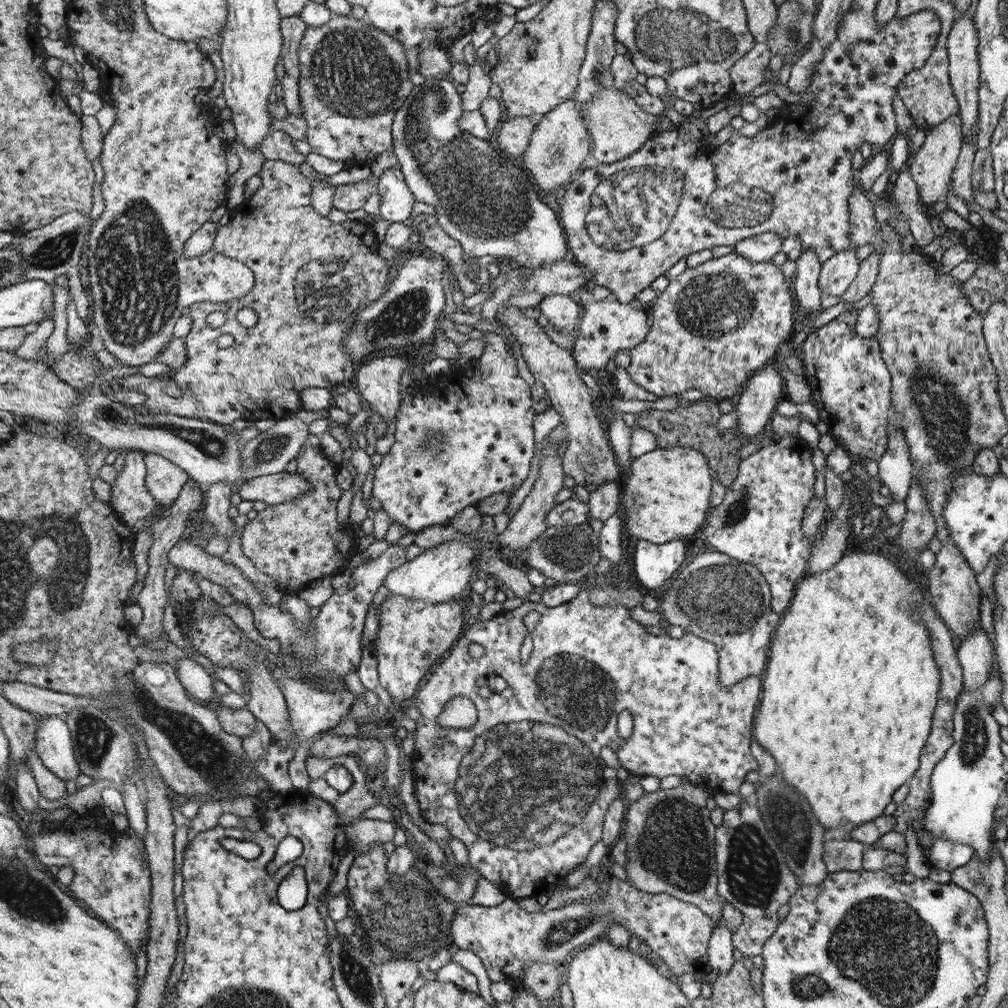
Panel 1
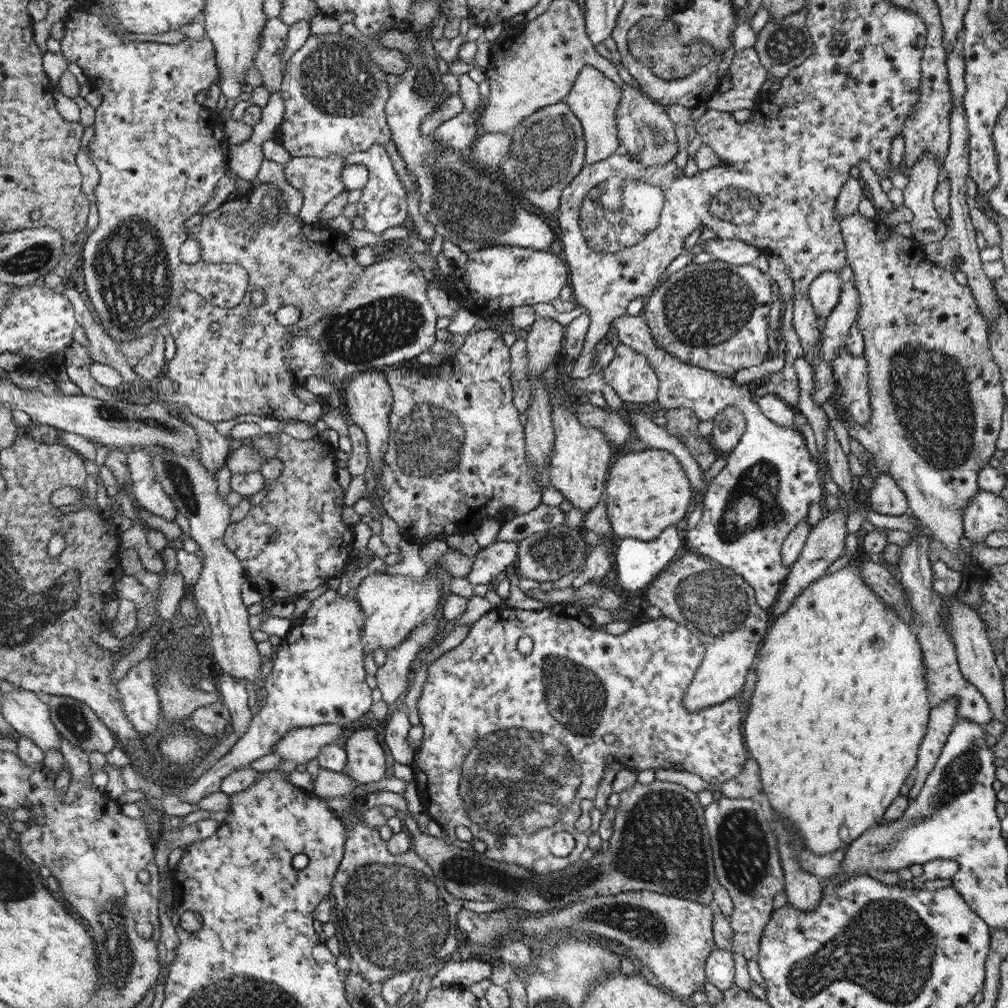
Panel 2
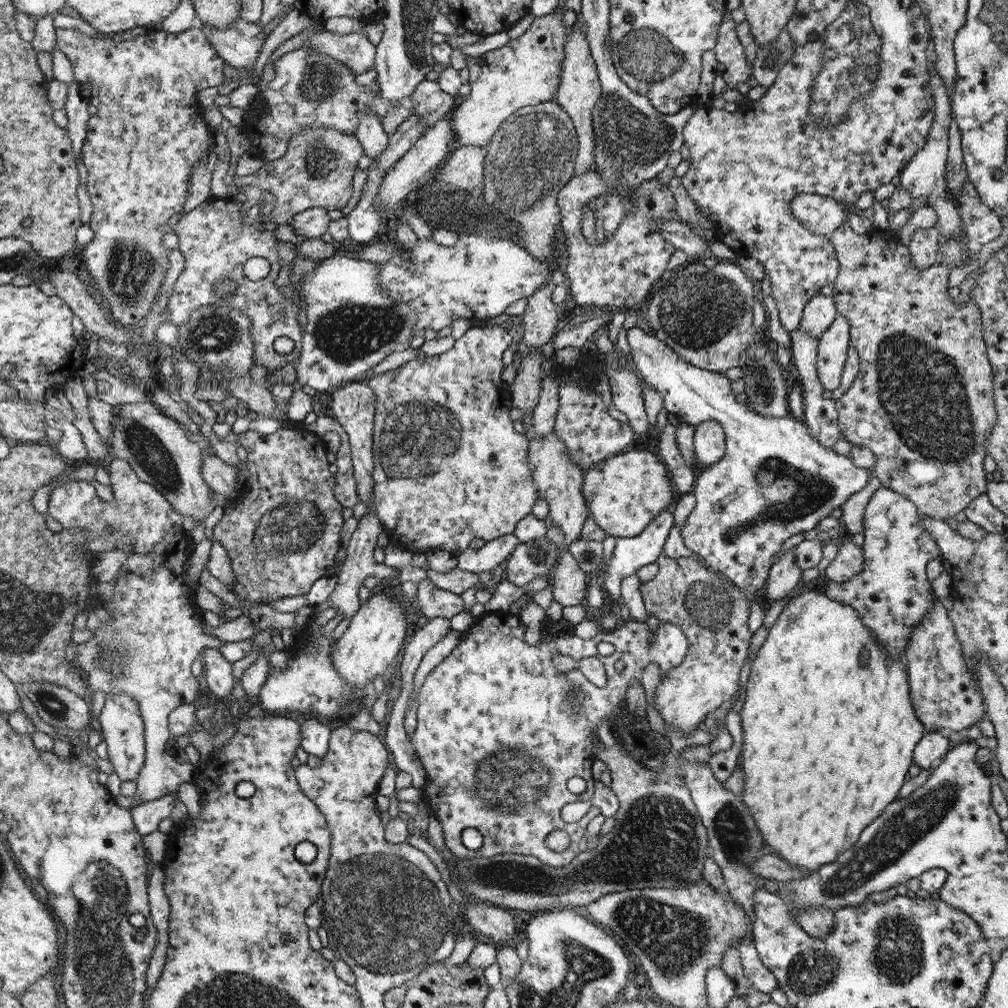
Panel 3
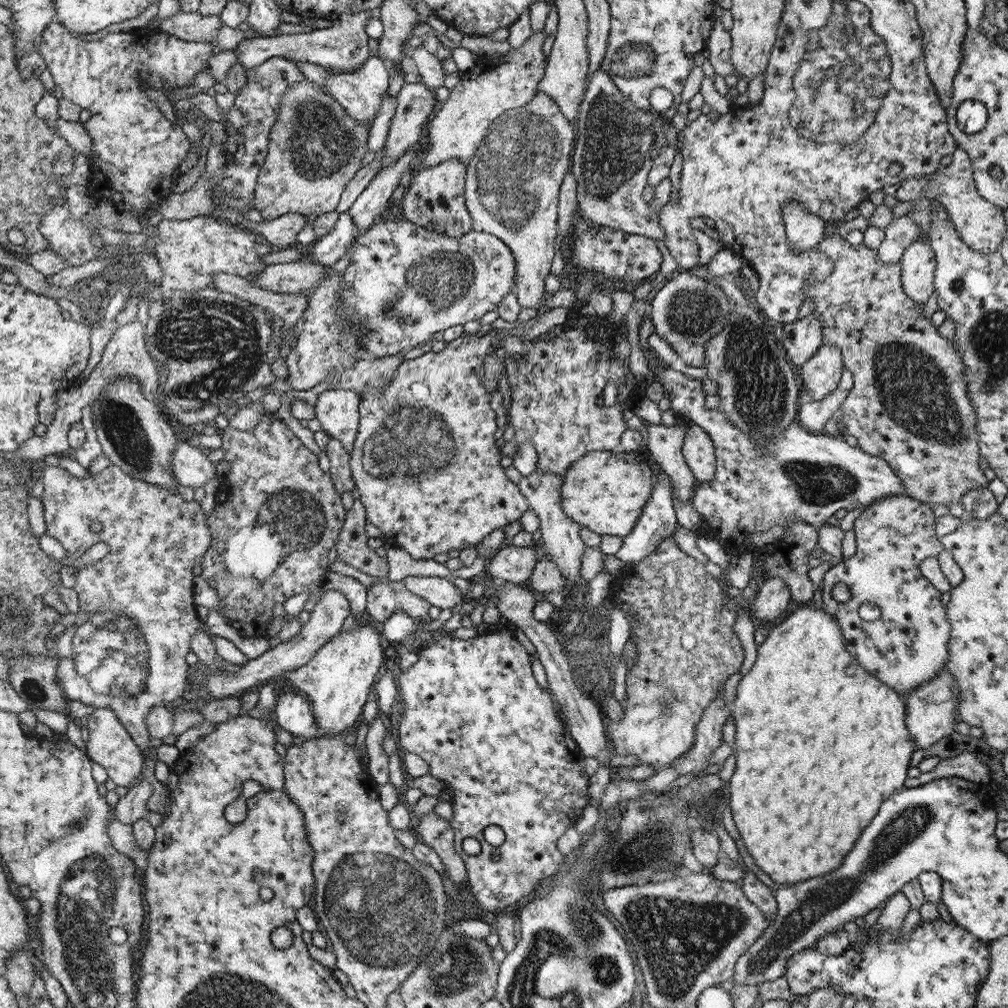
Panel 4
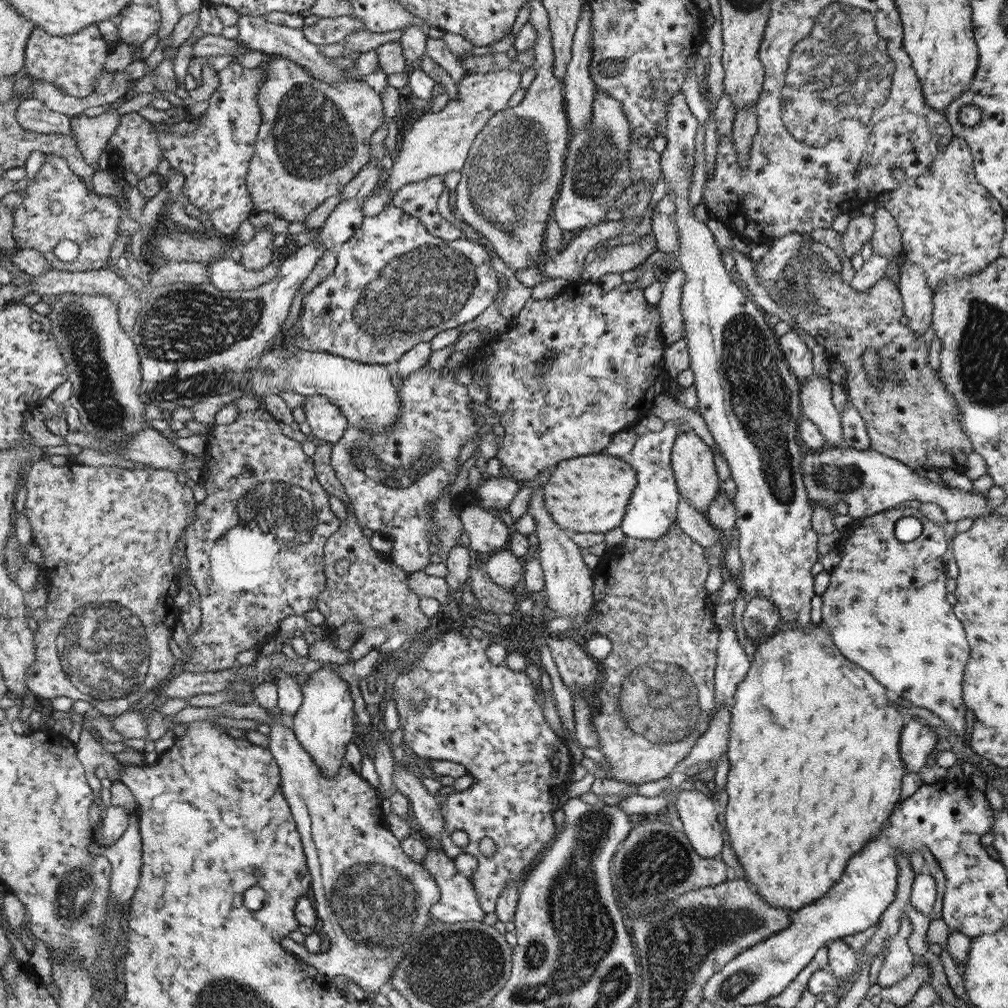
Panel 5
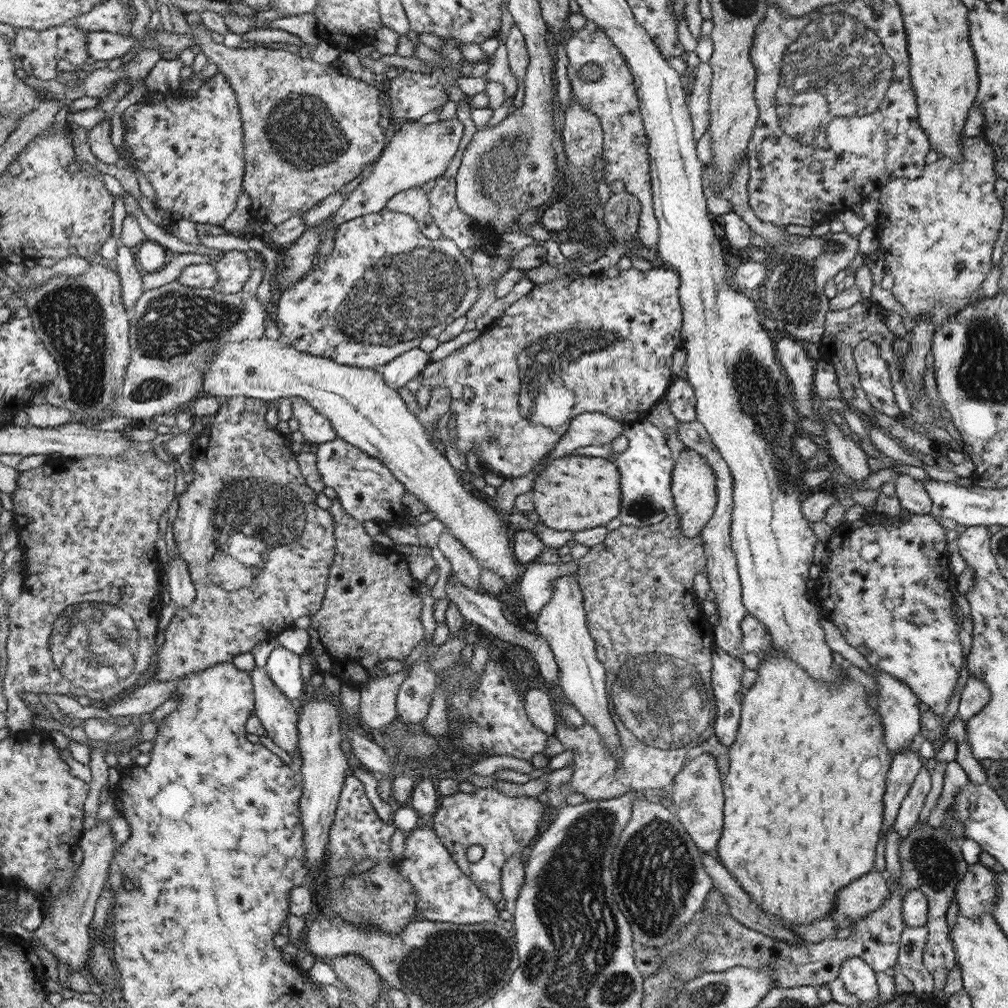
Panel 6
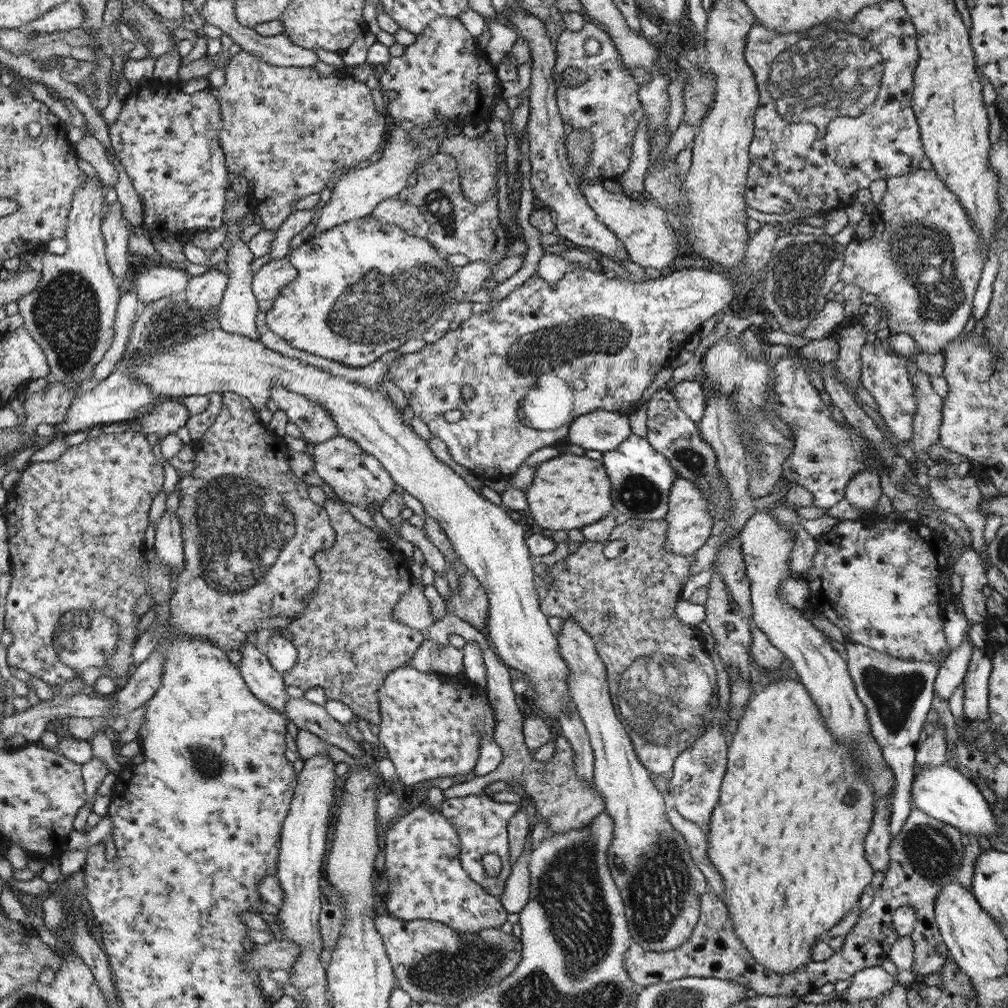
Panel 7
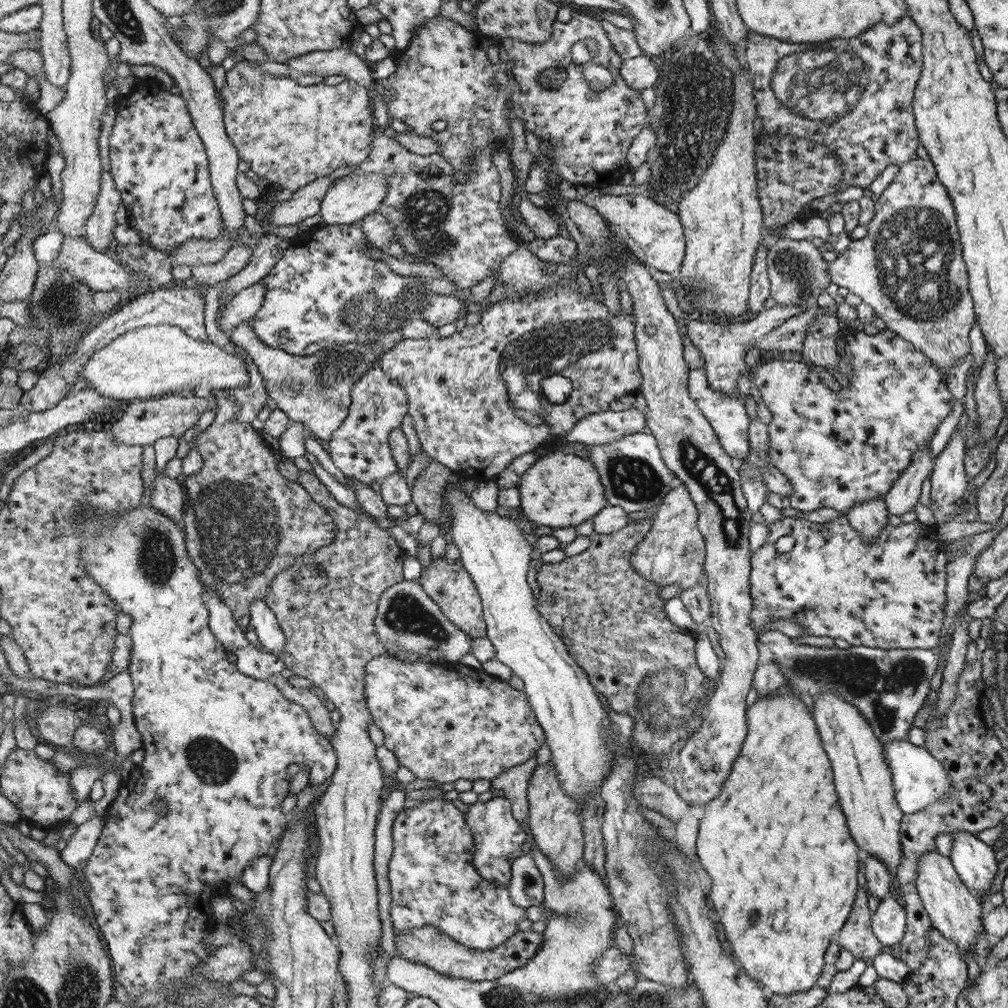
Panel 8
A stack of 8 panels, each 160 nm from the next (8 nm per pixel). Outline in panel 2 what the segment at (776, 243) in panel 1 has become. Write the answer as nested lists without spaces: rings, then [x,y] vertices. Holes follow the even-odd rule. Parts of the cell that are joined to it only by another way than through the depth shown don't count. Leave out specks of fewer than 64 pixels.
[[[716,238],[700,245],[705,245],[706,252],[713,255],[715,260],[722,259],[724,262],[738,266],[756,264],[758,258],[763,255],[760,249],[743,240]]]

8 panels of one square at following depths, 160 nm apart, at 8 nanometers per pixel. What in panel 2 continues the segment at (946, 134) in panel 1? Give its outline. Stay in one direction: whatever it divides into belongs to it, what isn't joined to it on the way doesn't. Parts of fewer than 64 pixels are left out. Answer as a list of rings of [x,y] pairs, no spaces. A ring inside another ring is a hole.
[[[932,151],[923,154],[922,160],[918,160],[918,164],[914,164],[914,168],[910,169],[908,184],[904,191],[904,204],[906,208],[914,213],[914,218],[910,221],[912,228],[912,238],[916,240],[922,247],[936,245],[936,243],[944,238],[947,229],[939,212],[936,210],[935,201],[939,196],[938,183],[944,176],[942,167],[936,162],[936,156]]]

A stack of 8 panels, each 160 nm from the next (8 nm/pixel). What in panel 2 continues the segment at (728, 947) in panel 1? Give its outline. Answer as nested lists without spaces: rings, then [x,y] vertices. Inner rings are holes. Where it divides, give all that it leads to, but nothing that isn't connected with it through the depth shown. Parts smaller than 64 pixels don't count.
[[[716,947],[705,964],[705,976],[718,990],[728,991],[734,984],[734,957],[730,951]]]

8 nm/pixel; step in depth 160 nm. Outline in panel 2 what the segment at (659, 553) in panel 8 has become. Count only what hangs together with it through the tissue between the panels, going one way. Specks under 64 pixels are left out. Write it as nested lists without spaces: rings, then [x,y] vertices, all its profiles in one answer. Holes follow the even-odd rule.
[[[726,408],[719,412],[712,422],[714,428],[708,438],[709,444],[720,454],[729,454],[740,443],[746,431],[746,420],[738,408]]]

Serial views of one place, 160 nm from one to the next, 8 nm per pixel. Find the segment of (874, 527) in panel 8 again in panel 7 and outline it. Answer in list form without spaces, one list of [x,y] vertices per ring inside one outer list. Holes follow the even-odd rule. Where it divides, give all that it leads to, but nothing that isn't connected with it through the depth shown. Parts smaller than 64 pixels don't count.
[[[872,467],[859,470],[845,486],[845,499],[863,512],[874,512],[883,495],[880,476]]]

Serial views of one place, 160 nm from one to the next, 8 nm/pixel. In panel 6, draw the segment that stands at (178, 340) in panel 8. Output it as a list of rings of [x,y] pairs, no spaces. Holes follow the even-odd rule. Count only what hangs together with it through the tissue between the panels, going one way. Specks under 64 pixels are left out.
[[[262,337],[256,340],[226,342],[215,348],[211,353],[208,369],[202,375],[202,390],[205,396],[212,397],[258,398],[264,402],[279,401],[285,397],[298,397],[303,402],[308,401],[317,412],[329,417],[337,432],[337,438],[342,438],[352,446],[369,453],[370,456],[380,459],[382,464],[385,464],[397,479],[405,484],[407,492],[416,496],[428,508],[427,512],[433,513],[436,516],[435,519],[444,521],[448,525],[448,528],[452,530],[451,536],[472,552],[481,568],[501,574],[507,584],[507,588],[500,595],[505,602],[504,612],[512,622],[521,627],[513,613],[517,601],[516,596],[512,595],[512,586],[514,586],[514,580],[519,580],[518,568],[524,564],[517,560],[514,545],[508,539],[508,524],[503,521],[504,515],[498,513],[488,501],[480,501],[474,494],[466,491],[466,488],[462,486],[458,470],[454,469],[446,456],[435,448],[418,417],[408,410],[400,394],[395,389],[389,388],[383,374],[374,369],[346,366],[323,356],[300,352],[284,339]]]

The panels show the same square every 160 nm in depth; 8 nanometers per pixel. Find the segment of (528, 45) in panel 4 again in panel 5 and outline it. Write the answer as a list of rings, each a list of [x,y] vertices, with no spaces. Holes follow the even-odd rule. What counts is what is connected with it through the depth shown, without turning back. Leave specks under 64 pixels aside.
[[[508,67],[486,74],[466,74],[462,77],[457,85],[458,99],[448,101],[439,112],[426,112],[409,129],[401,131],[398,159],[393,162],[390,172],[384,172],[381,184],[366,197],[363,204],[365,216],[380,215],[392,203],[395,192],[405,184],[423,181],[429,176],[461,171],[477,135],[497,112],[507,108],[512,94],[521,88],[520,80],[522,73],[510,71]]]

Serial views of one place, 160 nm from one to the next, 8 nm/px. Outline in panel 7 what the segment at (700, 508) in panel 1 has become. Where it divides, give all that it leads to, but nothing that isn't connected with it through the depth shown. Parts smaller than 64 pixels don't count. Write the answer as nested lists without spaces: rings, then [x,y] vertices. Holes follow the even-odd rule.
[[[564,452],[543,462],[535,472],[530,488],[525,490],[527,512],[543,529],[581,529],[613,511],[613,483],[600,460]]]

